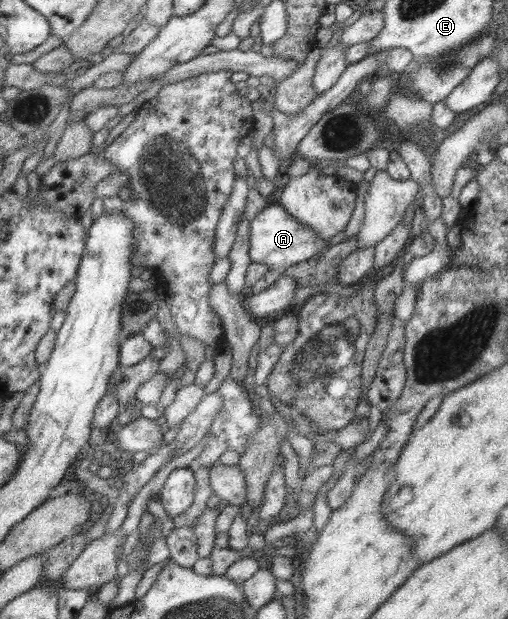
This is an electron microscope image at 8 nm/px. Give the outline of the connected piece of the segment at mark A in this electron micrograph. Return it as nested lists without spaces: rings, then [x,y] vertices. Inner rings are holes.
[[[273,198],[258,214],[249,217],[249,222],[248,256],[251,262],[264,264],[272,270],[284,272],[284,269],[306,261],[317,251],[326,248],[326,240],[320,240],[310,228],[294,220]]]

